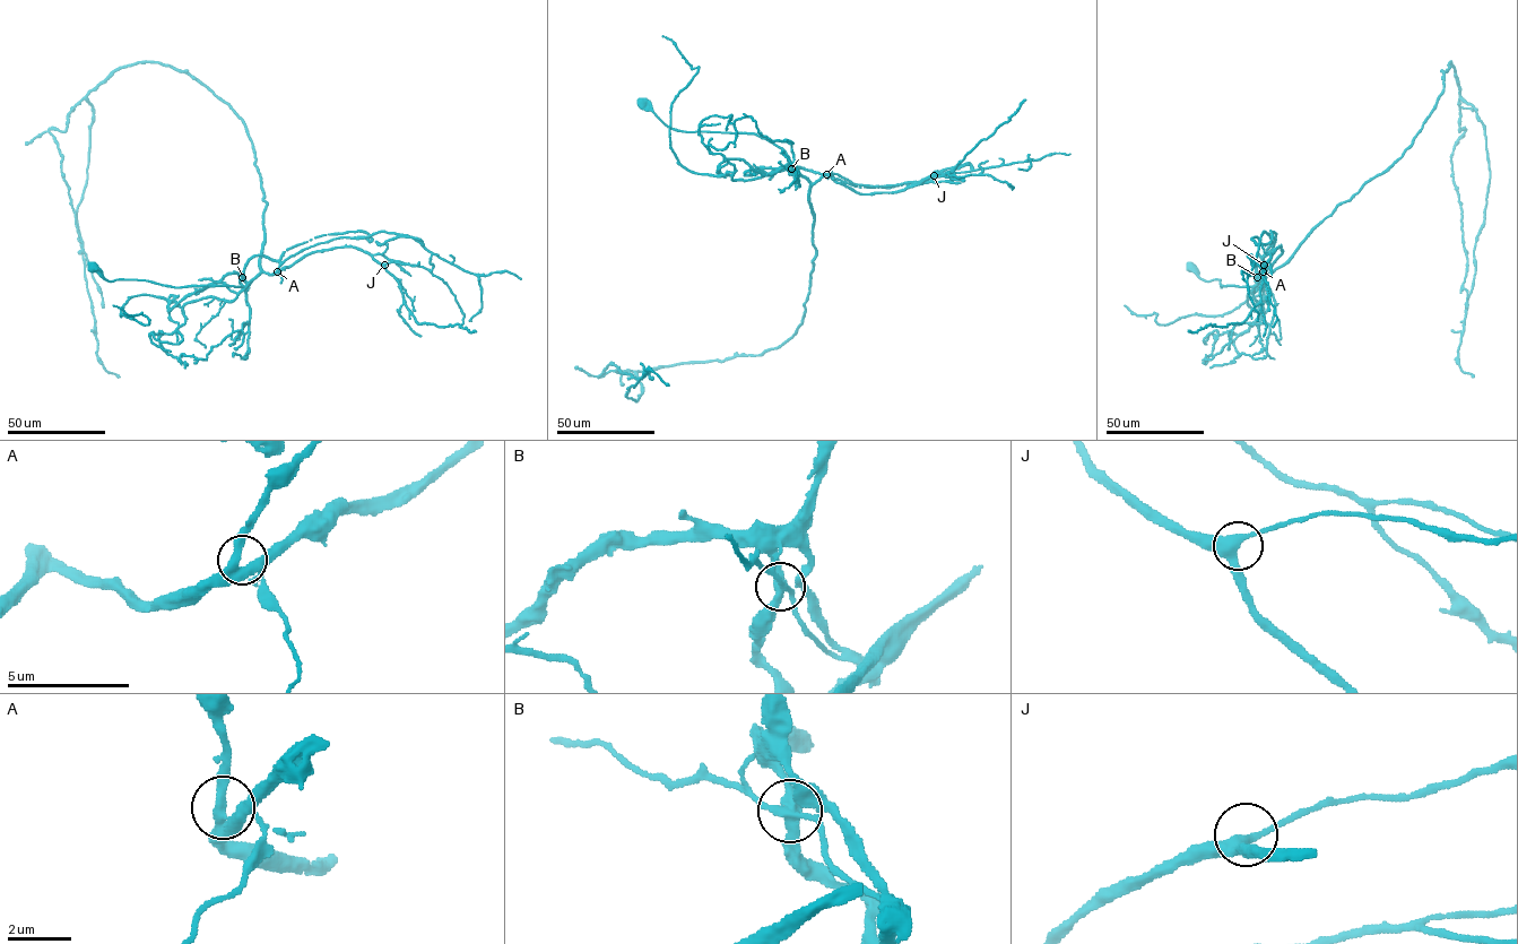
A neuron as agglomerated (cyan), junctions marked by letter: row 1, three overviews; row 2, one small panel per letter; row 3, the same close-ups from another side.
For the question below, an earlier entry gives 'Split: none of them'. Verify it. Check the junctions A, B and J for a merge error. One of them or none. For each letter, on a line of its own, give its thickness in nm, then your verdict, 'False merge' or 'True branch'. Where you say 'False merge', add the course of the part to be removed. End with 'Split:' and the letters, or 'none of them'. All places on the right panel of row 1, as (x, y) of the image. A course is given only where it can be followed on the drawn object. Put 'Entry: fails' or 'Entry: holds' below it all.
A: Thickness 320 nm. True branch
B: Thickness 320 nm. False merge. Course of the part to remove: (1257, 277), (1247, 303), (1257, 310), (1261, 295), (1222, 315), (1165, 325), (1156, 313), (1137, 315), (1125, 305)
J: Thickness 360 nm. True branch
Split: B
Entry: fails

